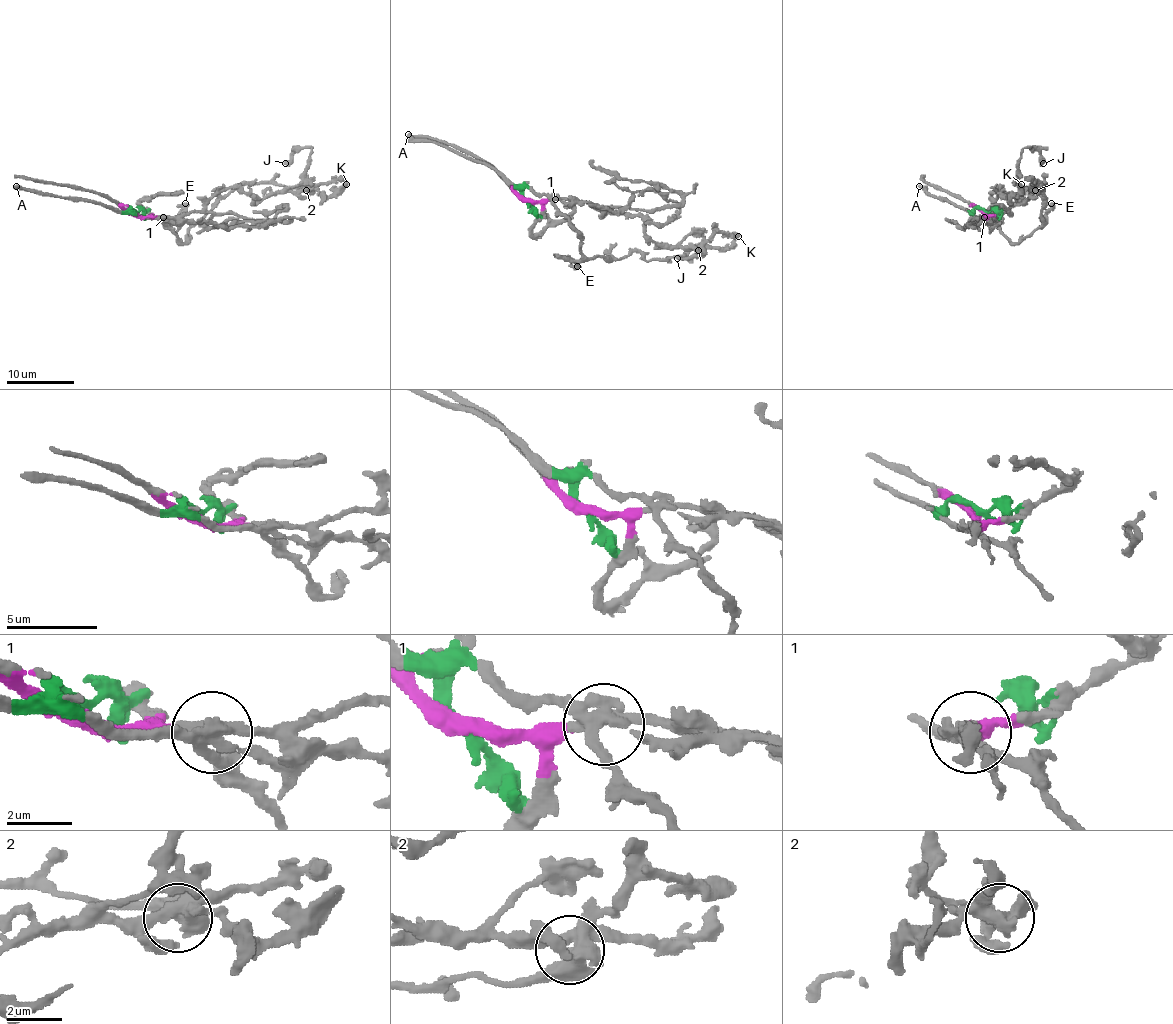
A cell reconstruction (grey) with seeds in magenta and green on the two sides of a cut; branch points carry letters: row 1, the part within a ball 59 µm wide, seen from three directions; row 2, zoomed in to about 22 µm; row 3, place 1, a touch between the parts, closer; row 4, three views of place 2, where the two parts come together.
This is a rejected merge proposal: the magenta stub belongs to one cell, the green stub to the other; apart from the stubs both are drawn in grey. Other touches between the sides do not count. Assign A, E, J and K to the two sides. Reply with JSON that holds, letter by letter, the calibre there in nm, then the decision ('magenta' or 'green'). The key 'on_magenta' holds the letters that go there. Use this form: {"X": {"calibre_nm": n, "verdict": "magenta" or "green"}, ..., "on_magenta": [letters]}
{"A": {"calibre_nm": 440, "verdict": "green"}, "E": {"calibre_nm": 360, "verdict": "green"}, "J": {"calibre_nm": 460, "verdict": "magenta"}, "K": {"calibre_nm": 360, "verdict": "green"}, "on_magenta": ["J"]}

